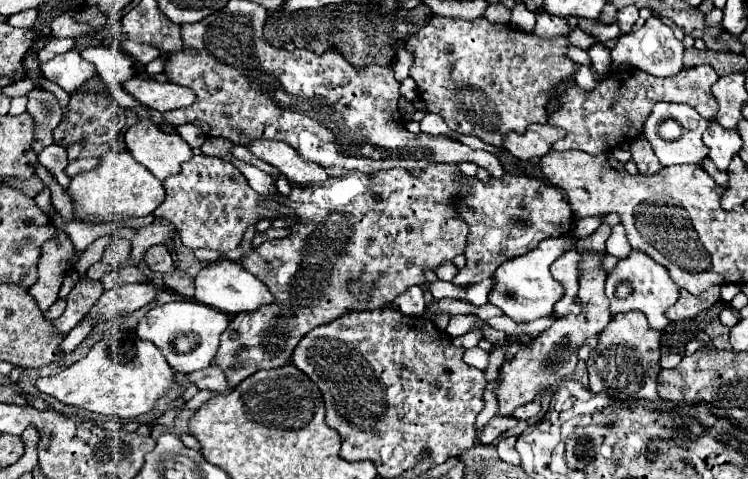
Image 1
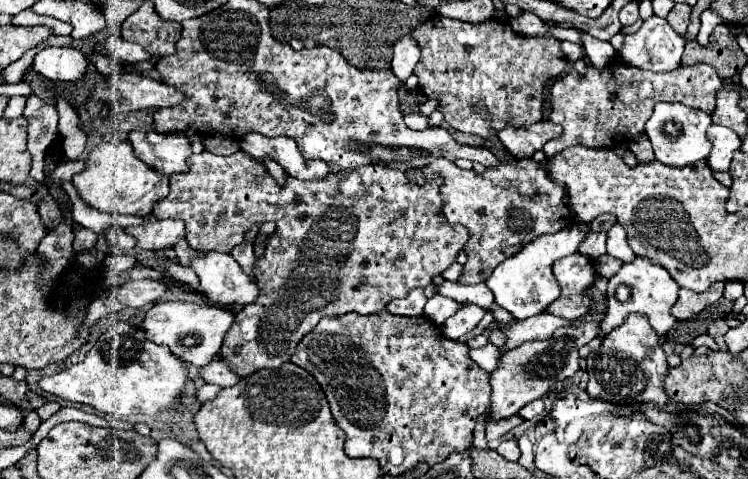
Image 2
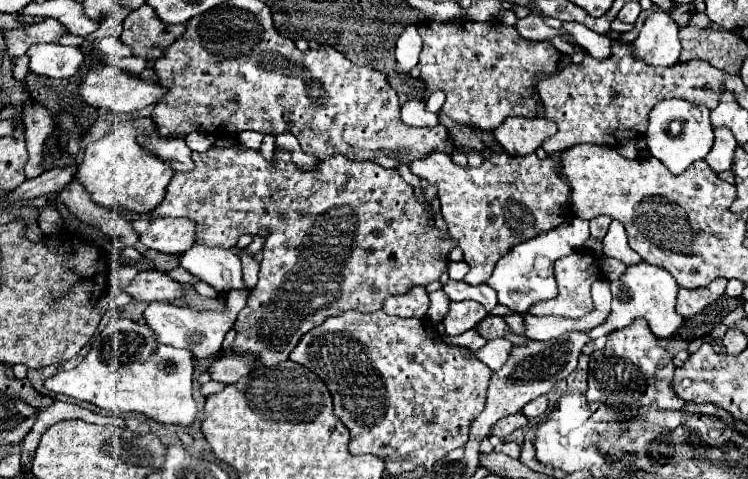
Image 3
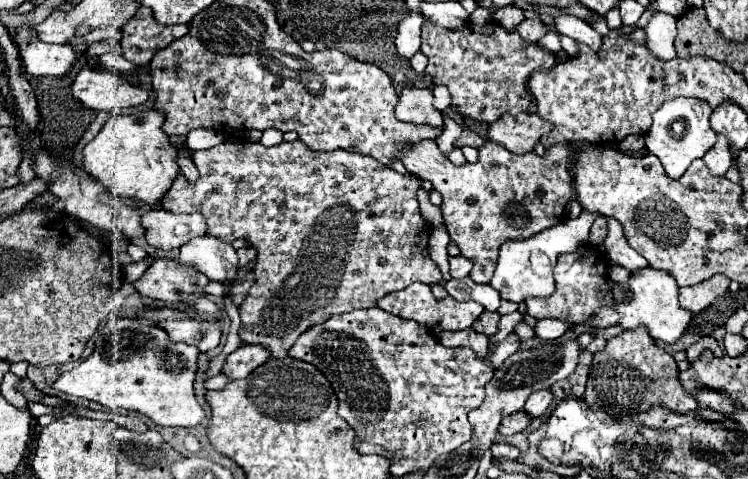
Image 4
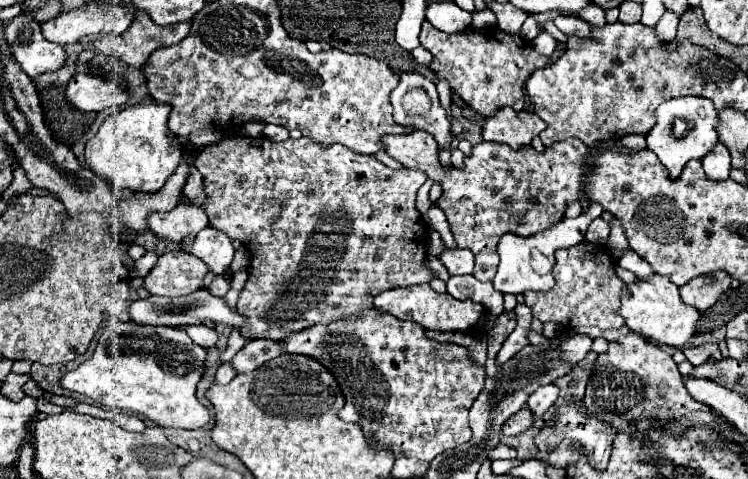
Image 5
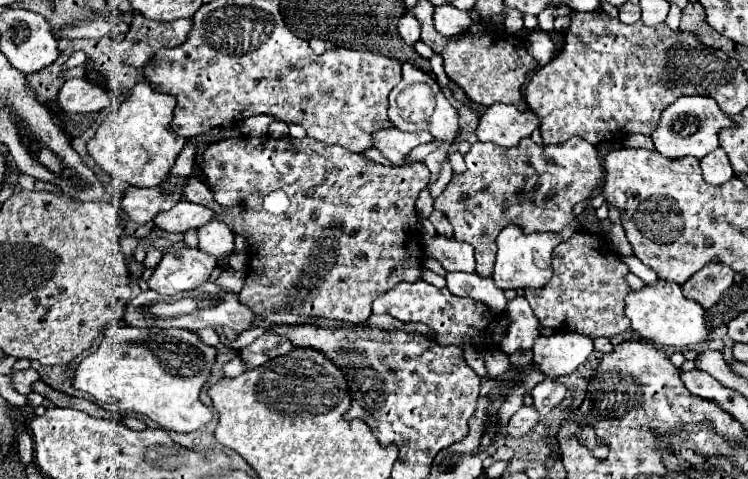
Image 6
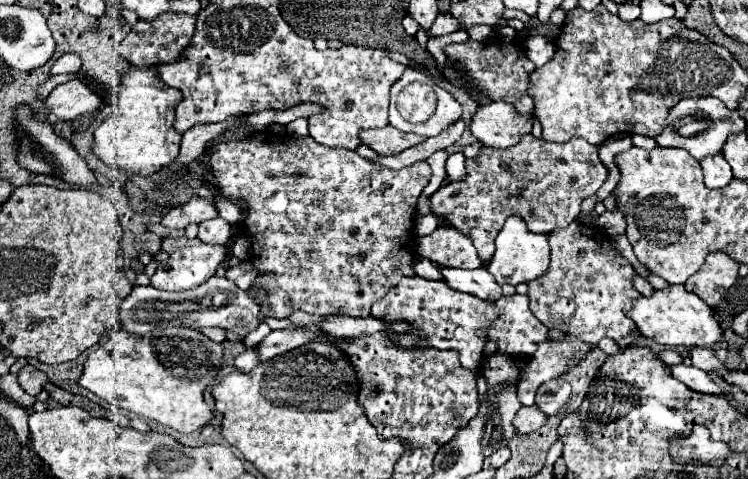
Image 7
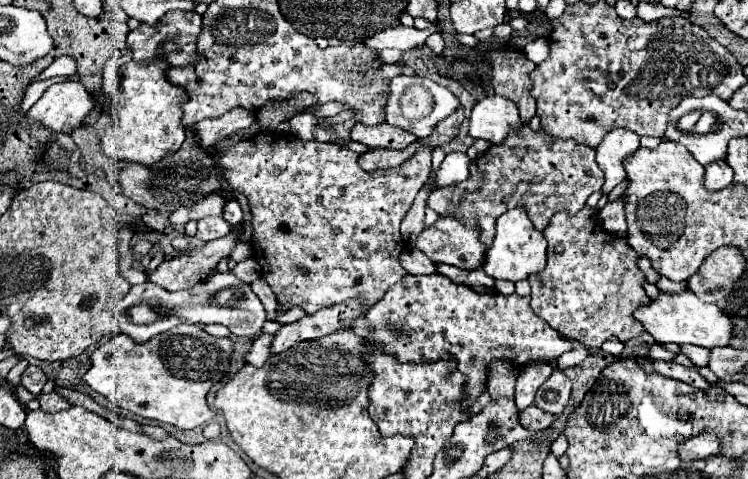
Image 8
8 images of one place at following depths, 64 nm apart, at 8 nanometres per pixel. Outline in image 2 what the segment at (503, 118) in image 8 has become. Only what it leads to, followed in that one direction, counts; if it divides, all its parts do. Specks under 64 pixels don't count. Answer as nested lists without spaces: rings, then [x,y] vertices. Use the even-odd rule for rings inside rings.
[[[542,120],[542,122],[536,122],[532,126],[524,126],[524,128],[508,126],[508,128],[500,130],[498,138],[512,156],[532,158],[534,152],[542,150],[548,140],[558,138],[560,134],[562,134],[560,126],[552,124],[550,120]]]

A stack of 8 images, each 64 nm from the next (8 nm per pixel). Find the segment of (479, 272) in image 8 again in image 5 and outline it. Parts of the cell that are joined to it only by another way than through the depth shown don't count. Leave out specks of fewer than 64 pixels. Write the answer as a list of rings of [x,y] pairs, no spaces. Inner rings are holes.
[[[450,276],[448,294],[456,300],[472,300],[486,306],[494,316],[504,312],[502,296],[492,288],[490,282],[480,282],[474,276]]]

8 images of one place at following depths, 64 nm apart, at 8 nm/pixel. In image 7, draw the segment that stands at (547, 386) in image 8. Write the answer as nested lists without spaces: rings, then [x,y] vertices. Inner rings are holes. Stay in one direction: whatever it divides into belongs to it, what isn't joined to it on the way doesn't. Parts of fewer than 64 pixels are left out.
[[[562,378],[548,380],[540,384],[540,388],[536,390],[536,406],[548,416],[558,414],[558,410],[568,402],[568,398],[570,398],[570,384]]]

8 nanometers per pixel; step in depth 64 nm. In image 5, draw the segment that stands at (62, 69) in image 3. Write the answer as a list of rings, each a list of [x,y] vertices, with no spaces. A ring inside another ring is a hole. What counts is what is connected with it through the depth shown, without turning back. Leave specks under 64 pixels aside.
[[[20,14],[4,28],[6,40],[12,46],[12,58],[22,70],[34,78],[44,72],[56,72],[66,64],[66,50],[40,36],[40,22]]]

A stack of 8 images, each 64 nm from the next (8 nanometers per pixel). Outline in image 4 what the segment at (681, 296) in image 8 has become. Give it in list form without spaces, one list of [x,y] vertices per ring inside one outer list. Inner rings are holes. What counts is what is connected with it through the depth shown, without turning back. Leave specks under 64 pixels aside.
[[[650,266],[632,272],[630,280],[616,284],[612,294],[616,302],[616,312],[620,314],[618,326],[628,330],[644,324],[654,340],[662,340],[666,344],[674,344],[688,330],[688,324],[692,320],[692,314],[684,312],[684,308],[678,306],[678,286],[672,282],[672,276]]]

